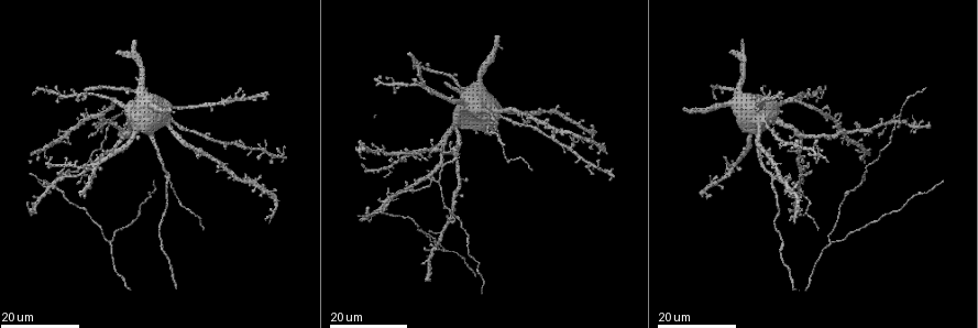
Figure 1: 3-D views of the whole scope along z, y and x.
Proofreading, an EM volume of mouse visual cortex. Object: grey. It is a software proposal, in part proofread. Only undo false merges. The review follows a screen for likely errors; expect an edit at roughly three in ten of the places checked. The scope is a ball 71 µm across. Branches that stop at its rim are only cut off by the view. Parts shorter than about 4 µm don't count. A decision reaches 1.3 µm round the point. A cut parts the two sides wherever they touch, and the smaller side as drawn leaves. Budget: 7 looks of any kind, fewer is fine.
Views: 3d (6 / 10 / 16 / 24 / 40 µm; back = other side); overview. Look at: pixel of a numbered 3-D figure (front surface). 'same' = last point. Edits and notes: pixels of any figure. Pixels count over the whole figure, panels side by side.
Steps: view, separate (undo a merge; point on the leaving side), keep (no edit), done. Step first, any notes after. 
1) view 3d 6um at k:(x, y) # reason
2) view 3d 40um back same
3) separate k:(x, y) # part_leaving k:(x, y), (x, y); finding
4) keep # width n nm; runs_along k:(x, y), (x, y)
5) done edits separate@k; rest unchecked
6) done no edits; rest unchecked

view 3d 16um at 1:(440, 183)

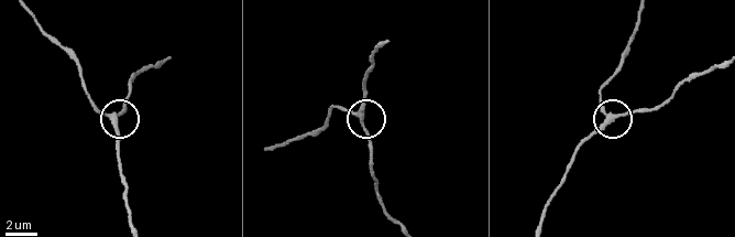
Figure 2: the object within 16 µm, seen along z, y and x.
view 3d 10um at 2:(364, 121)

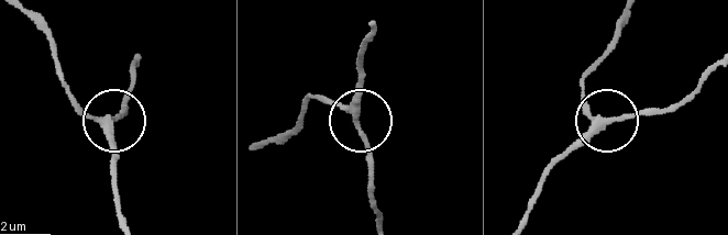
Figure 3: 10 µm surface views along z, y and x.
view 3d 6um at 3:(605, 124)

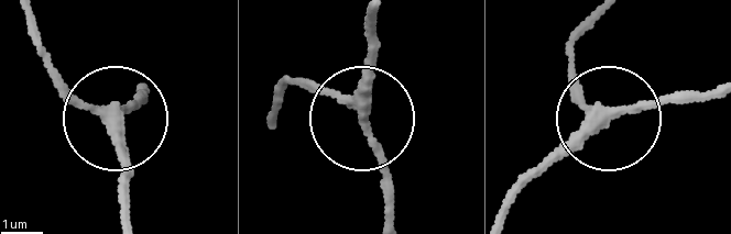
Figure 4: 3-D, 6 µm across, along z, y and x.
keep # runs_along 4:(25, 20), (46, 62), (107, 111), (120, 205); continuous, no second neuron

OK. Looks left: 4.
view 3d 24um at 1:(774, 178) # thin arm on a thick one

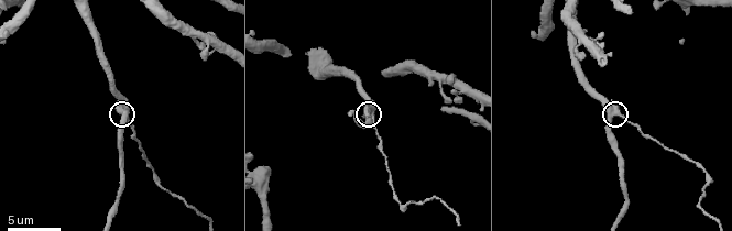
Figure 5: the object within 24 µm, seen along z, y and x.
view 3d 10um at 5:(127, 113)

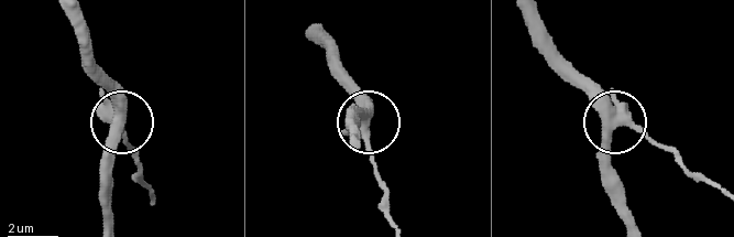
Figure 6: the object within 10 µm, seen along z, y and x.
separate 6:(126, 138) # side_arm 24 um; part_leaving 6:(622, 115), (682, 164), (714, 182); a second neuron is stuck on

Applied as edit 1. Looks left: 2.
done edits separate@6; rest unchecked

